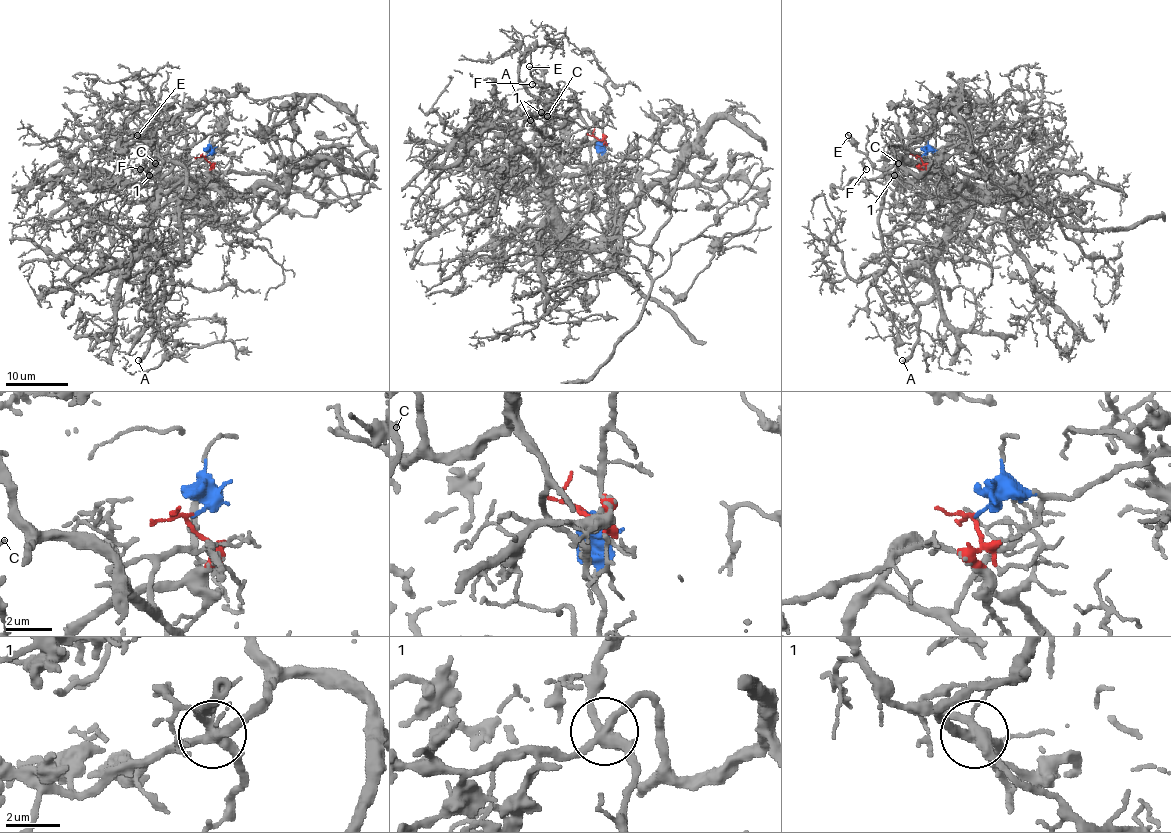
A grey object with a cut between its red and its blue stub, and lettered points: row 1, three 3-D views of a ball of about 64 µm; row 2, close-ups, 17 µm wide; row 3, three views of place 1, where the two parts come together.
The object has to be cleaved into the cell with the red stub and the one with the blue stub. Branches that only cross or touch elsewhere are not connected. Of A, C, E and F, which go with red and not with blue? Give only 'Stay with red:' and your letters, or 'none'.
Stay with red: C, E, F

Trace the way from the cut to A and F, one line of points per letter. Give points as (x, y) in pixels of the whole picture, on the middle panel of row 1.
A: (599, 139), (599, 154), (599, 150), (588, 139), (588, 125), (572, 97), (572, 107), (550, 137), (530, 120)
F: (599, 139), (581, 143), (549, 179), (533, 154), (547, 123), (538, 109), (544, 86), (531, 84)

